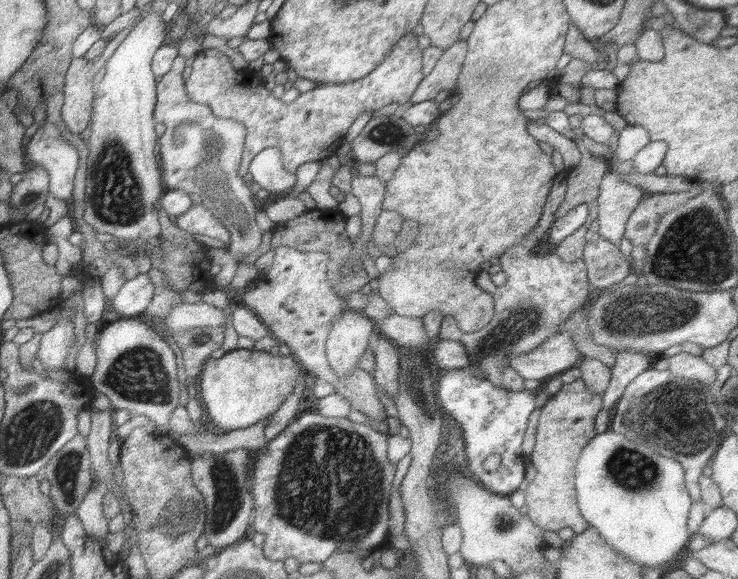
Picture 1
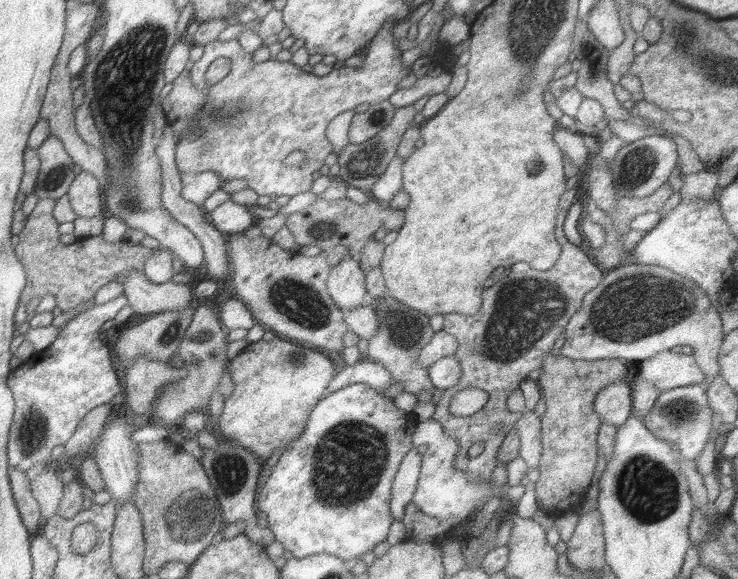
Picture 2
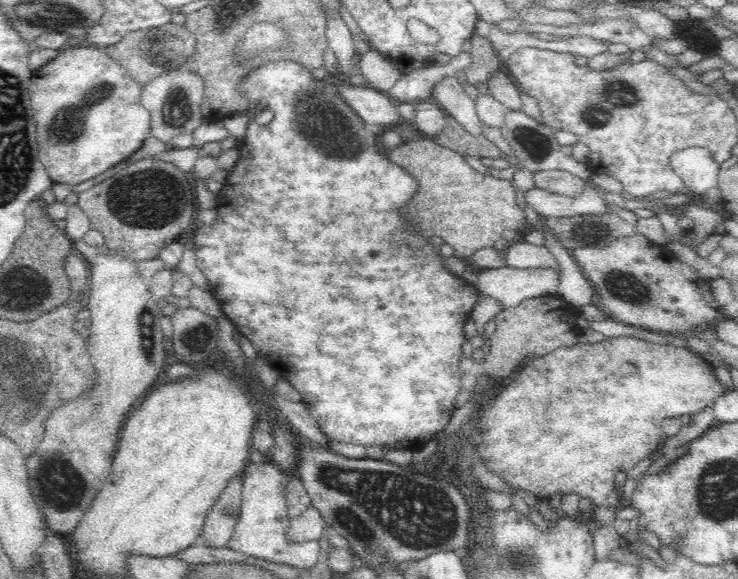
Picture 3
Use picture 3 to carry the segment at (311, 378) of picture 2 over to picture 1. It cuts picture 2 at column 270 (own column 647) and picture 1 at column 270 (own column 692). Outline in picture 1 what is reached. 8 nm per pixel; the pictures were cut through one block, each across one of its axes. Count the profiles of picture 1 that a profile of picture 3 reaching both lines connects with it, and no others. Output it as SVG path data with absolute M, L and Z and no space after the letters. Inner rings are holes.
M231 350L221 358L209 358L199 374L199 396L213 422L215 432L231 432L249 428L267 416L271 416L283 400L293 392L295 378L299 378L299 368L289 356L271 356L259 350Z

